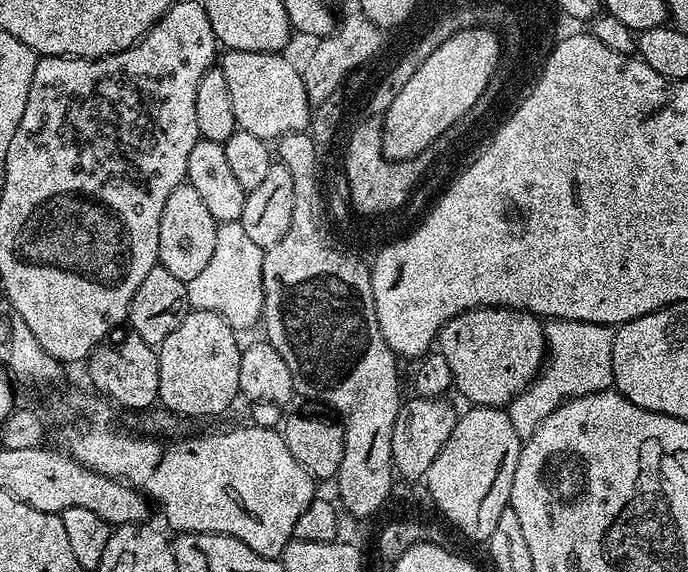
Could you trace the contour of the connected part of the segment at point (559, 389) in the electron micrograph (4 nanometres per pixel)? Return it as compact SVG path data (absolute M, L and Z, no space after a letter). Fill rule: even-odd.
M548 320L544 324L546 359L539 377L519 392L506 411L522 438L534 434L541 420L573 396L607 392L613 387L614 331L609 325L577 320Z

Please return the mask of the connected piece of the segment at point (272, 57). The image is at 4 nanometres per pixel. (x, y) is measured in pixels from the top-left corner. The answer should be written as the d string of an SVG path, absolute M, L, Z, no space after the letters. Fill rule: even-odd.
M228 50L219 57L218 67L226 74L230 99L234 105L234 118L239 131L254 134L269 142L291 132L302 132L310 124L310 103L301 69L278 52L247 52Z

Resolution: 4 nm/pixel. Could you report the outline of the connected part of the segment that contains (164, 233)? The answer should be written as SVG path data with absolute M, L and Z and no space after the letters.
M187 182L179 184L174 194L166 198L166 210L162 210L162 222L158 230L159 263L179 280L187 282L197 277L206 269L214 252L217 225L210 210L206 210L206 202L202 202L198 190L194 190L194 186Z

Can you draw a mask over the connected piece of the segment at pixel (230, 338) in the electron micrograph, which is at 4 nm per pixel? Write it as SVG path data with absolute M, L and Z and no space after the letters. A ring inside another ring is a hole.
M189 311L184 317L182 326L170 334L158 345L160 357L160 373L158 374L159 403L168 412L181 416L214 416L224 412L232 404L232 399L240 392L237 370L240 365L241 345L236 345L237 333L232 330L216 312Z

